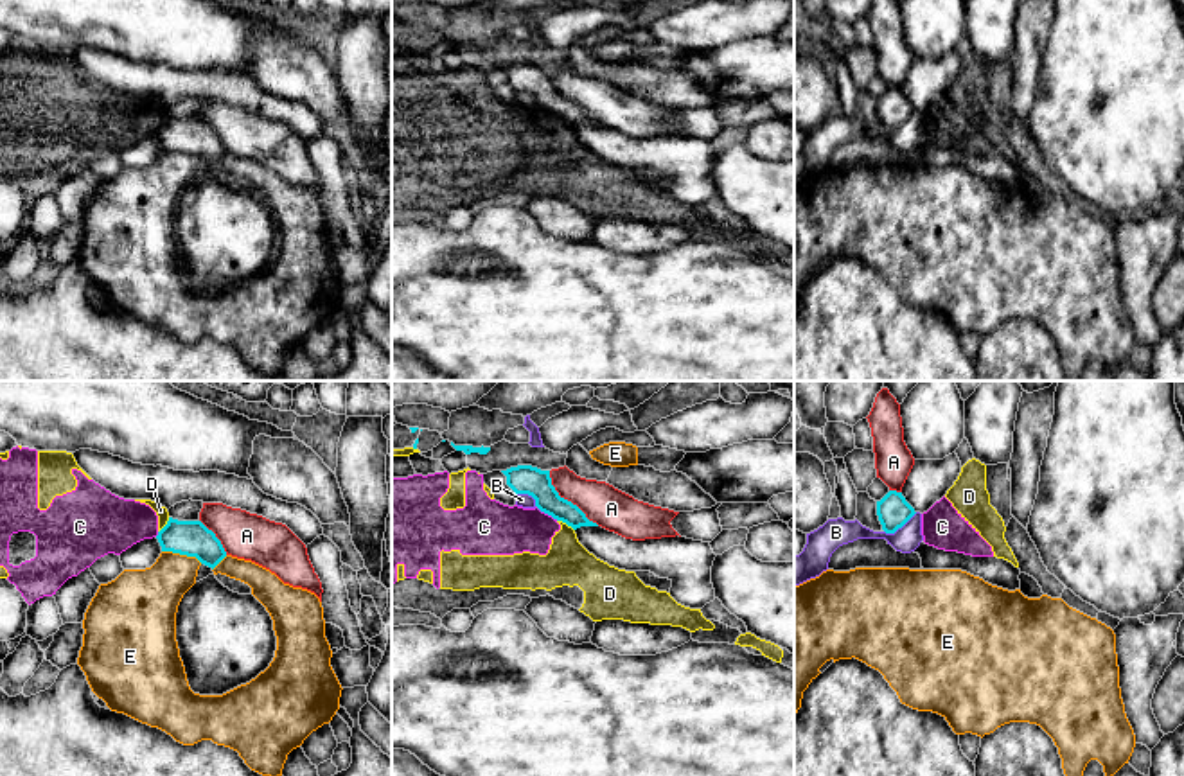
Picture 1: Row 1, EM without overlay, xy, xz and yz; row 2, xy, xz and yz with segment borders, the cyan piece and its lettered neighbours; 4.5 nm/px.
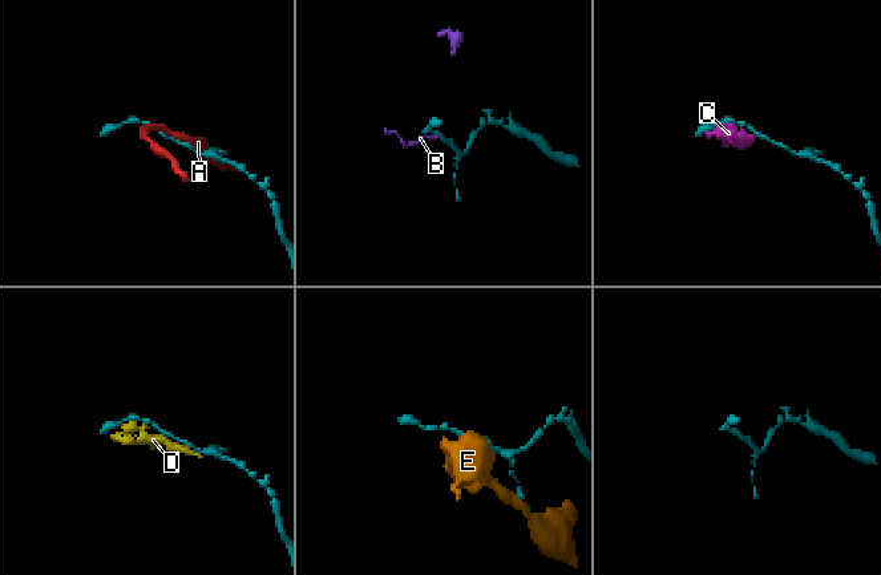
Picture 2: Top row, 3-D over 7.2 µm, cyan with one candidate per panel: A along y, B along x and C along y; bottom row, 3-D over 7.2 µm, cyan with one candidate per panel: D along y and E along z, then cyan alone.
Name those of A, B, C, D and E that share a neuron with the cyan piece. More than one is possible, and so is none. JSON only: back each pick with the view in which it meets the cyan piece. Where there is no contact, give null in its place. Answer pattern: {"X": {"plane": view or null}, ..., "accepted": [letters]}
{"accepted": []}

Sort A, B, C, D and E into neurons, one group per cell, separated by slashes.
A / B / C D / E

